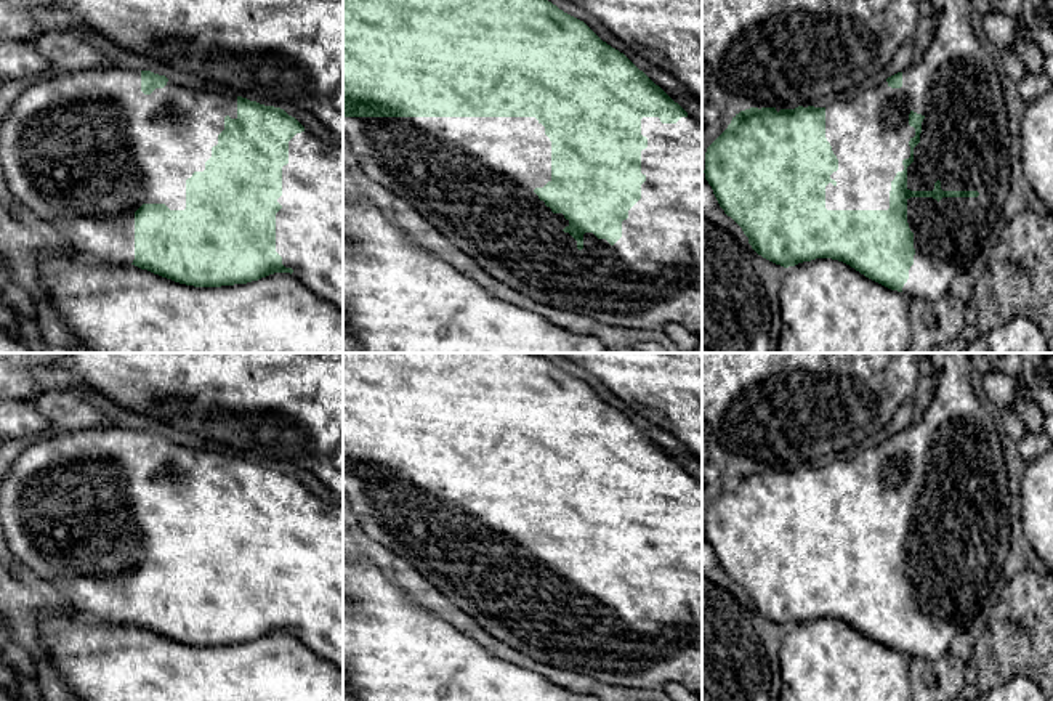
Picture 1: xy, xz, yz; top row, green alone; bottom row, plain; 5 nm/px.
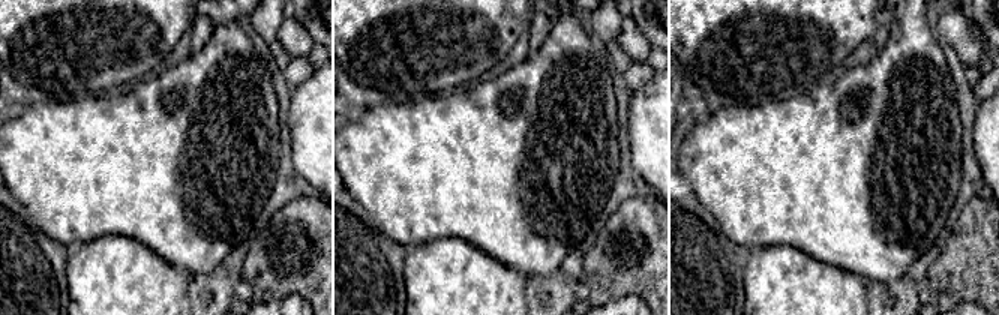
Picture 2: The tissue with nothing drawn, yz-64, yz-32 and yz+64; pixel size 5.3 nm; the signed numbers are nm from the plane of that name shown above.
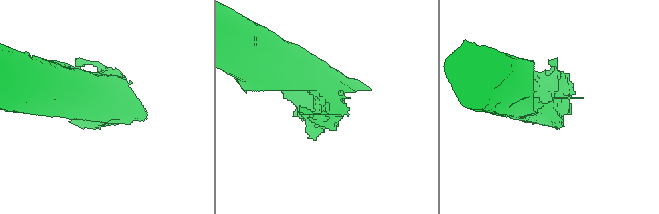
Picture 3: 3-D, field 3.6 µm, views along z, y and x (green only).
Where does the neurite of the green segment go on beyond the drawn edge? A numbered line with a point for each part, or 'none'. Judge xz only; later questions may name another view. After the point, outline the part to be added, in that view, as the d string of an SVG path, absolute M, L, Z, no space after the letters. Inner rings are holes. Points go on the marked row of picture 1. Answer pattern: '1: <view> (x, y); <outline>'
1: xz (473, 178); M343 117L343 135L346 136L346 146L353 151L361 165L362 172L378 184L389 189L397 197L410 204L430 225L433 225L442 236L452 241L463 253L466 253L473 261L476 261L486 273L494 276L497 281L506 284L513 290L551 308L577 313L598 322L623 327L623 329L656 329L664 327L668 322L680 324L691 332L696 332L702 337L702 122L694 117L681 117L676 124L662 124L659 117L643 117L641 119L641 135L648 138L648 148L641 151L641 173L646 176L646 181L641 184L641 199L628 210L628 218L622 221L622 237L611 245L606 239L598 239L593 233L583 234L583 249L577 249L577 241L563 229L569 226L569 220L563 213L553 213L550 207L534 192L535 188L543 188L551 181L551 141L545 135L545 127L535 117Z

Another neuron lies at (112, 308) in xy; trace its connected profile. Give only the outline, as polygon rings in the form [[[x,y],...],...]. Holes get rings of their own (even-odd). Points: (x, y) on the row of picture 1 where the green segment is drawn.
[[[43,255],[38,282],[50,294],[58,318],[93,353],[343,353],[343,311],[290,273],[274,273],[247,284],[194,287],[135,265],[107,265],[82,255]]]

